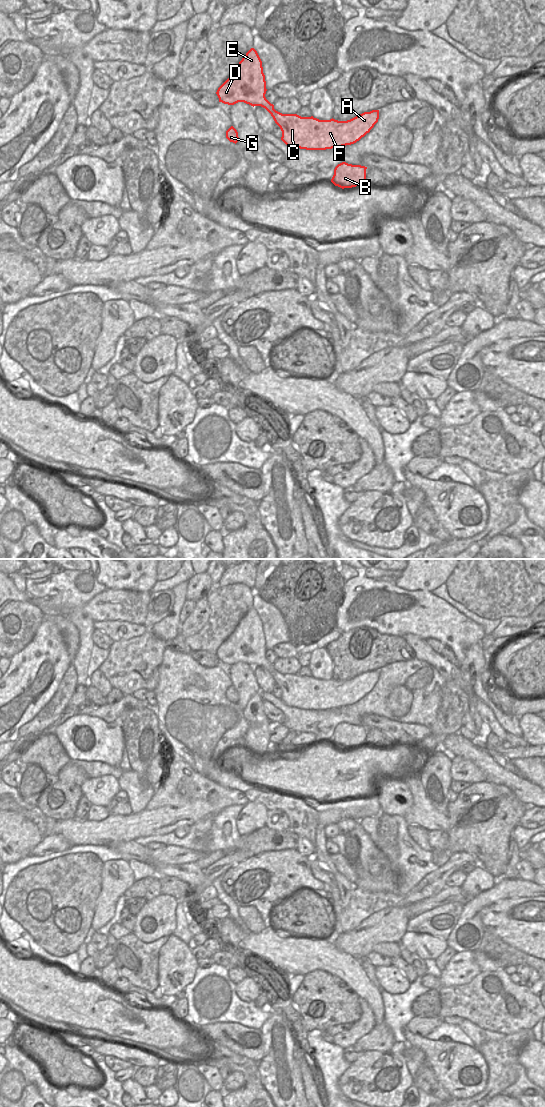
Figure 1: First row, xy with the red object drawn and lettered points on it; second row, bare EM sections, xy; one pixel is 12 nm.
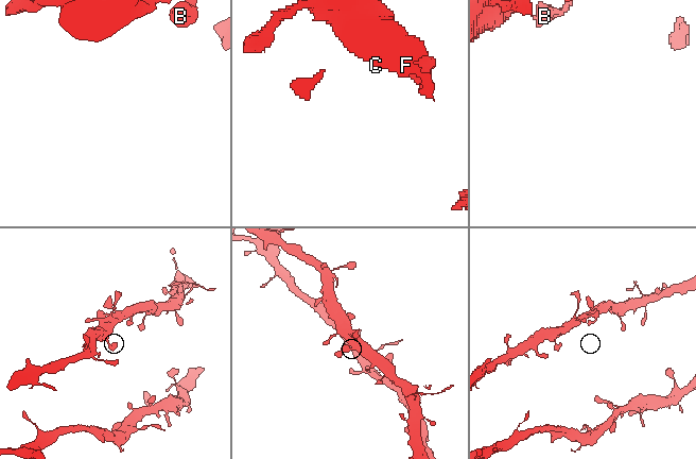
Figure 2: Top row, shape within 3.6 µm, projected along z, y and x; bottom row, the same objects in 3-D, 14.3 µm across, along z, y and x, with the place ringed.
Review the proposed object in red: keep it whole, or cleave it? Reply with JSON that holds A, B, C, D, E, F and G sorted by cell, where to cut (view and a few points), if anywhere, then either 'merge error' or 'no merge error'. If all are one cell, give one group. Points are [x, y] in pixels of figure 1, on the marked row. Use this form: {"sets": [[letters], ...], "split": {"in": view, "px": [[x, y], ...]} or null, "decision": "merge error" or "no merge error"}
{"sets": [["A", "B", "C", "D", "E", "F", "G"]], "split": null, "decision": "no merge error"}

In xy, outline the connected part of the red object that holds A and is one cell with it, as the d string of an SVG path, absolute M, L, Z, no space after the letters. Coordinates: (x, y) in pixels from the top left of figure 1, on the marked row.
M251 48L231 76L218 88L219 102L244 102L265 108L282 131L281 140L294 148L326 150L351 145L364 137L379 119L379 110L364 112L350 120L319 120L297 114L282 114L265 97L266 81L262 61Z

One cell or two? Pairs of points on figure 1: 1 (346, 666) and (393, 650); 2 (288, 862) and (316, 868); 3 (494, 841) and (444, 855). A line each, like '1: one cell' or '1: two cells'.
1: one cell
2: two cells
3: two cells

